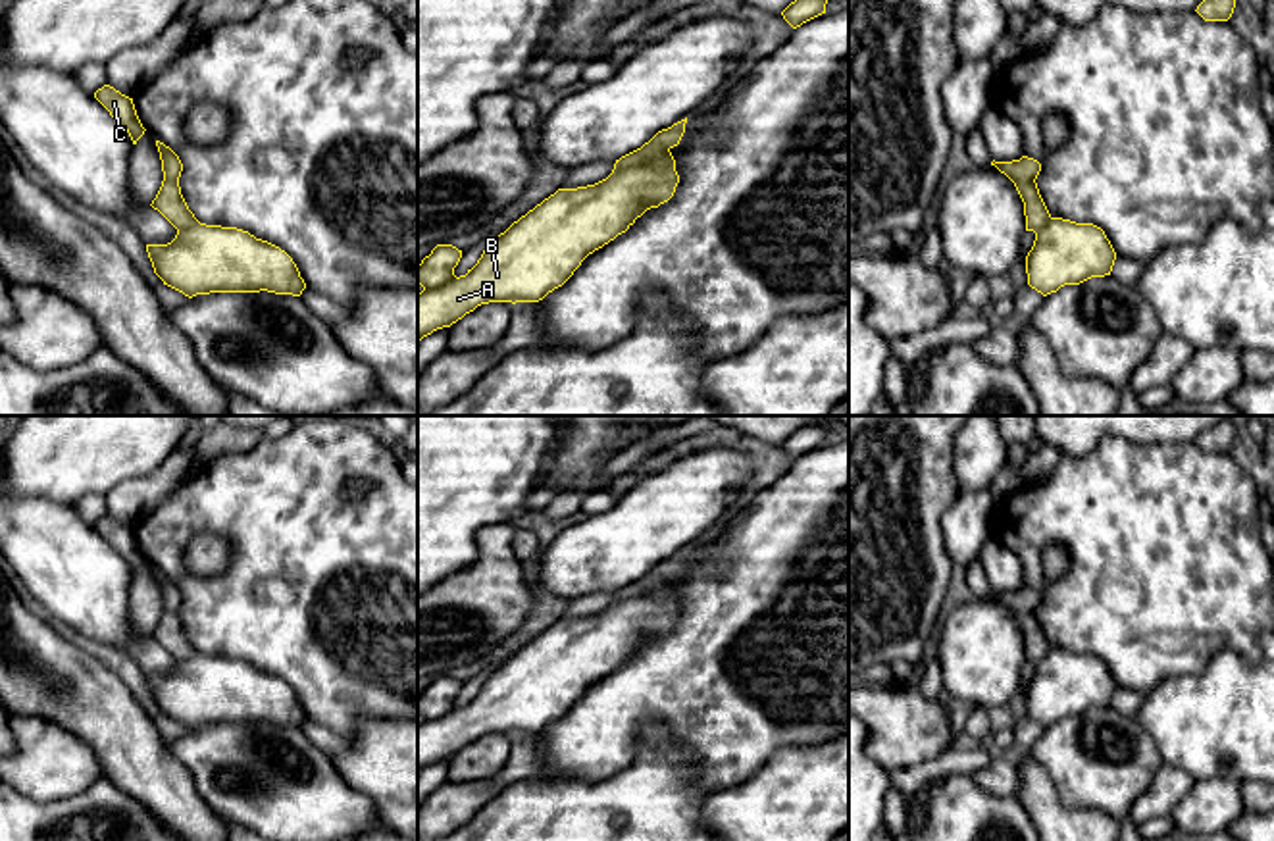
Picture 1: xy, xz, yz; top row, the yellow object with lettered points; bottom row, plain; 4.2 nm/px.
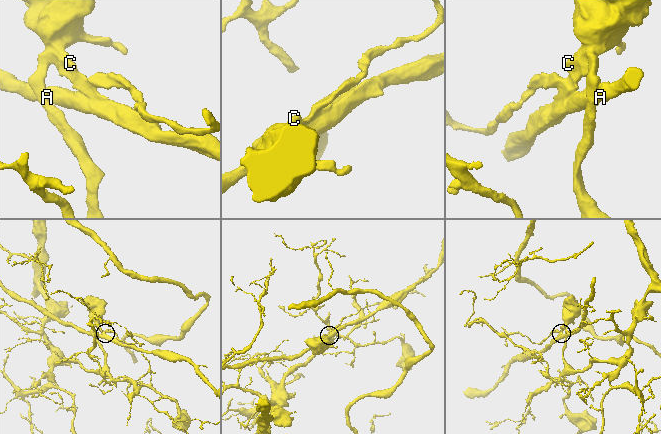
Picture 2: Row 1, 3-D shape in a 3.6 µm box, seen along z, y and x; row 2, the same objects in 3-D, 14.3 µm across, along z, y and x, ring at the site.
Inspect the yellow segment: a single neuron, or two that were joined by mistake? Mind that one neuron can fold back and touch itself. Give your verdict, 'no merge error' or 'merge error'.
merge error

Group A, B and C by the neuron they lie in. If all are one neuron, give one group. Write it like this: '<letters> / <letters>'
A B / C

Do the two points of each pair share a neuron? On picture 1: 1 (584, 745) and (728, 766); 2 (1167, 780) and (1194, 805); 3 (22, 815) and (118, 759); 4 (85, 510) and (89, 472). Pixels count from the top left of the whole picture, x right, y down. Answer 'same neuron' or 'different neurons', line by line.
1: same neuron
2: different neurons
3: different neurons
4: different neurons

